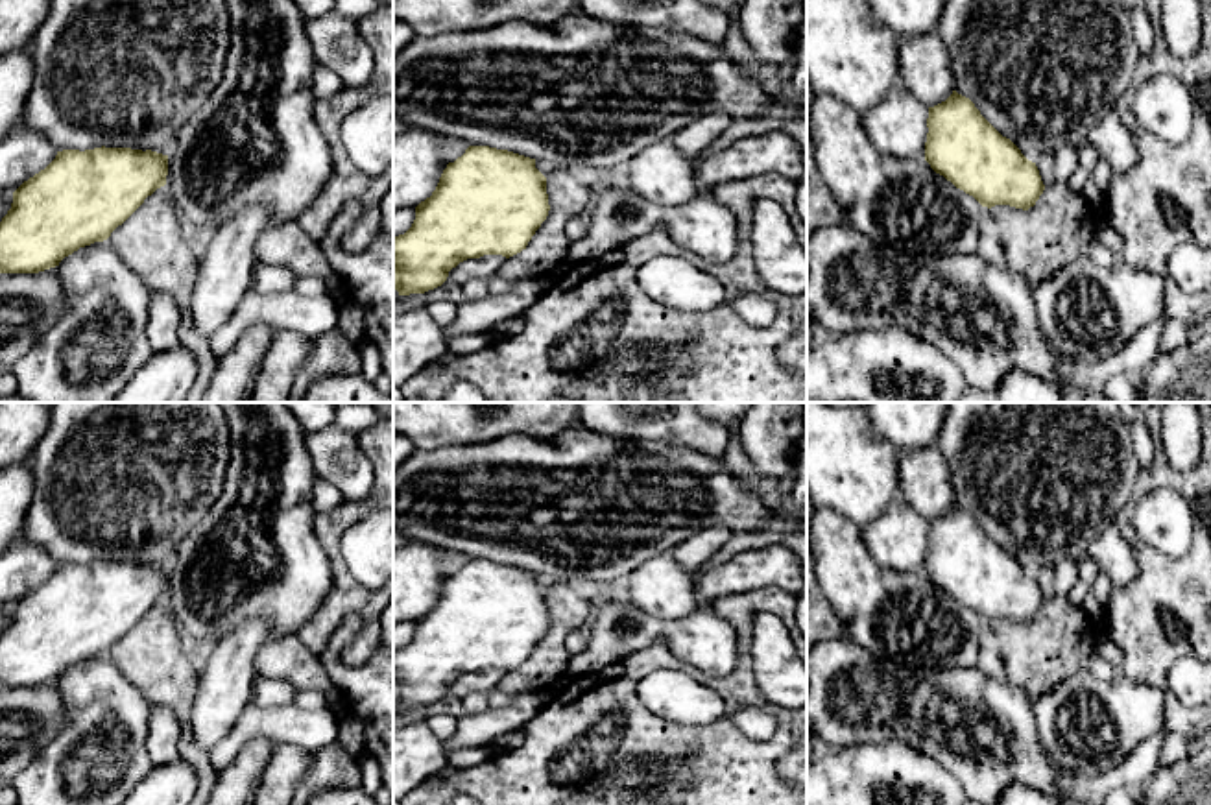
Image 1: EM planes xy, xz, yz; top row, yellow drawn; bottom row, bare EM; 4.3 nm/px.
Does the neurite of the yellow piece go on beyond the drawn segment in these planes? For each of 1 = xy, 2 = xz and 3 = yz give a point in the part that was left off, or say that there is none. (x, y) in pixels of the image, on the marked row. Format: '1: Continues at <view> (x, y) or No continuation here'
1: No continuation here
2: No continuation here
3: No continuation here

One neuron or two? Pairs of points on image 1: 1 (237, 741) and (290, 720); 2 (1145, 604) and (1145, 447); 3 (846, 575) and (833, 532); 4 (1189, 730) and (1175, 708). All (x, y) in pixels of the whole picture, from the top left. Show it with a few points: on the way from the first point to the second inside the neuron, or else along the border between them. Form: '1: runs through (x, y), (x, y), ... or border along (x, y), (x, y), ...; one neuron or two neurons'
1: runs through (250, 728), (255, 722), (277, 722); one neuron
2: border along (1154, 447), (1152, 460), (1141, 469); two neurons
3: runs through (842, 564), (835, 543); one neuron
4: runs through (1187, 724), (1176, 713); one neuron

